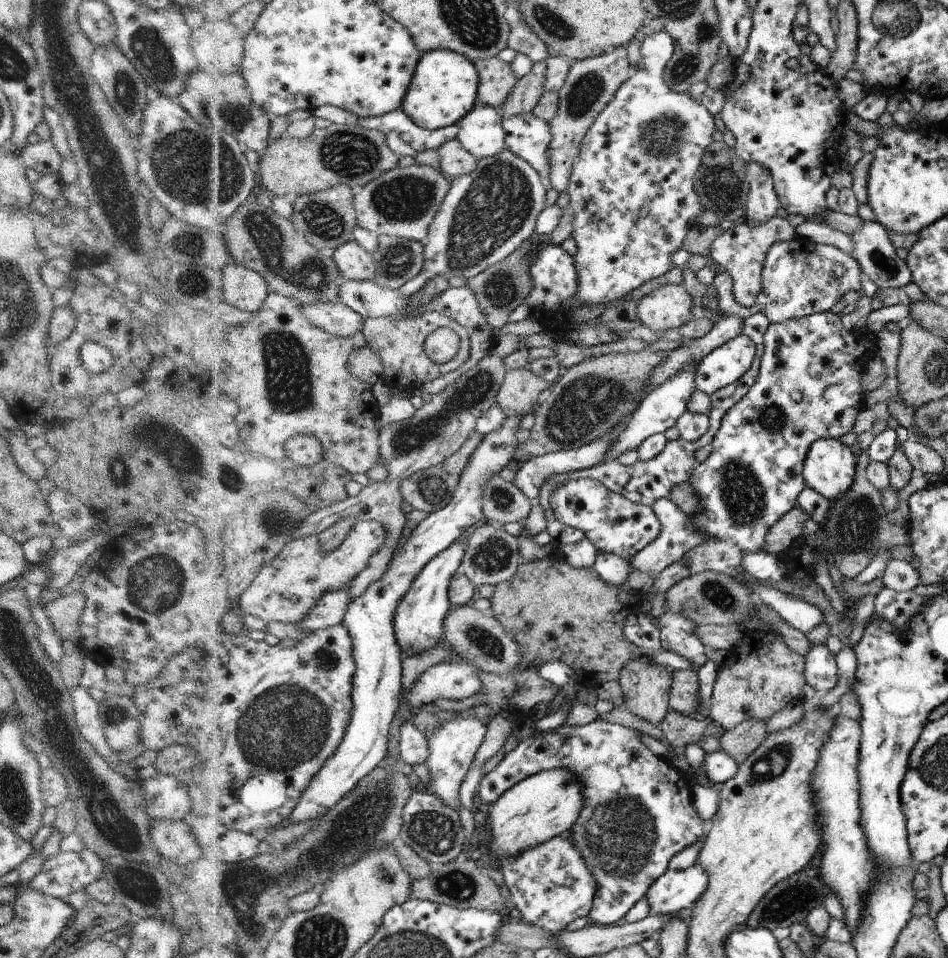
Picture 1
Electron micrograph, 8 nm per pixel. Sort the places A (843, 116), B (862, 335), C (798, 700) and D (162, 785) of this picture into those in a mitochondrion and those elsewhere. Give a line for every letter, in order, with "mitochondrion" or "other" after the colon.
A: other
B: other
C: other
D: other

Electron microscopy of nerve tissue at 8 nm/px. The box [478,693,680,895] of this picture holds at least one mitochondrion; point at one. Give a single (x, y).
(621, 833)

